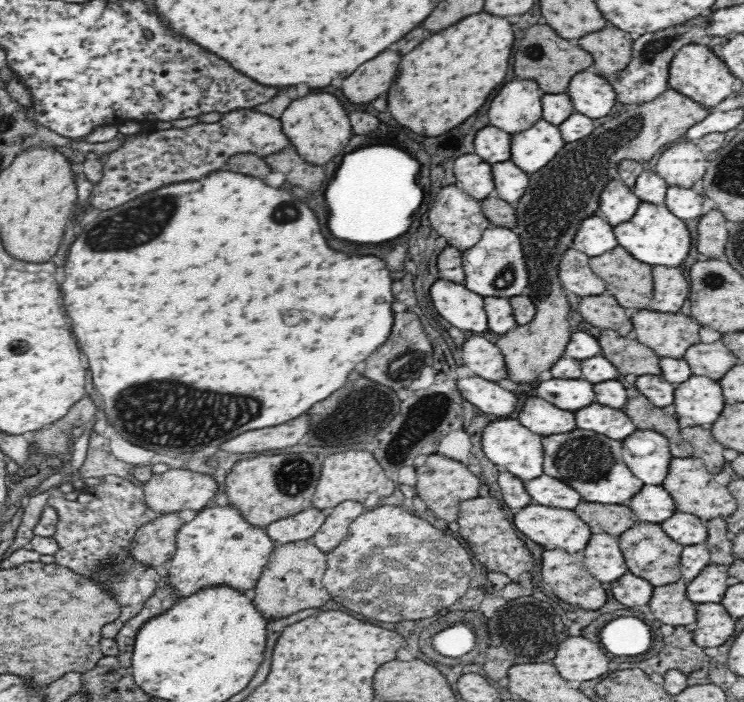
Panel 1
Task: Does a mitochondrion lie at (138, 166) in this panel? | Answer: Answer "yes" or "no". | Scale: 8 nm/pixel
yes

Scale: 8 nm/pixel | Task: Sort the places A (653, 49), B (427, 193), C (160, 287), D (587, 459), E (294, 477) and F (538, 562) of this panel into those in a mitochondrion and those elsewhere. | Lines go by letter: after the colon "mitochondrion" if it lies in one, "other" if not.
A: mitochondrion
B: other
C: other
D: mitochondrion
E: mitochondrion
F: other

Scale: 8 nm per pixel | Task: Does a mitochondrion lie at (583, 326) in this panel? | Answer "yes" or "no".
no

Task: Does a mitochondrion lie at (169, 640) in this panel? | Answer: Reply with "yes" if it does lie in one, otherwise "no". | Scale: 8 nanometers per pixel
no

